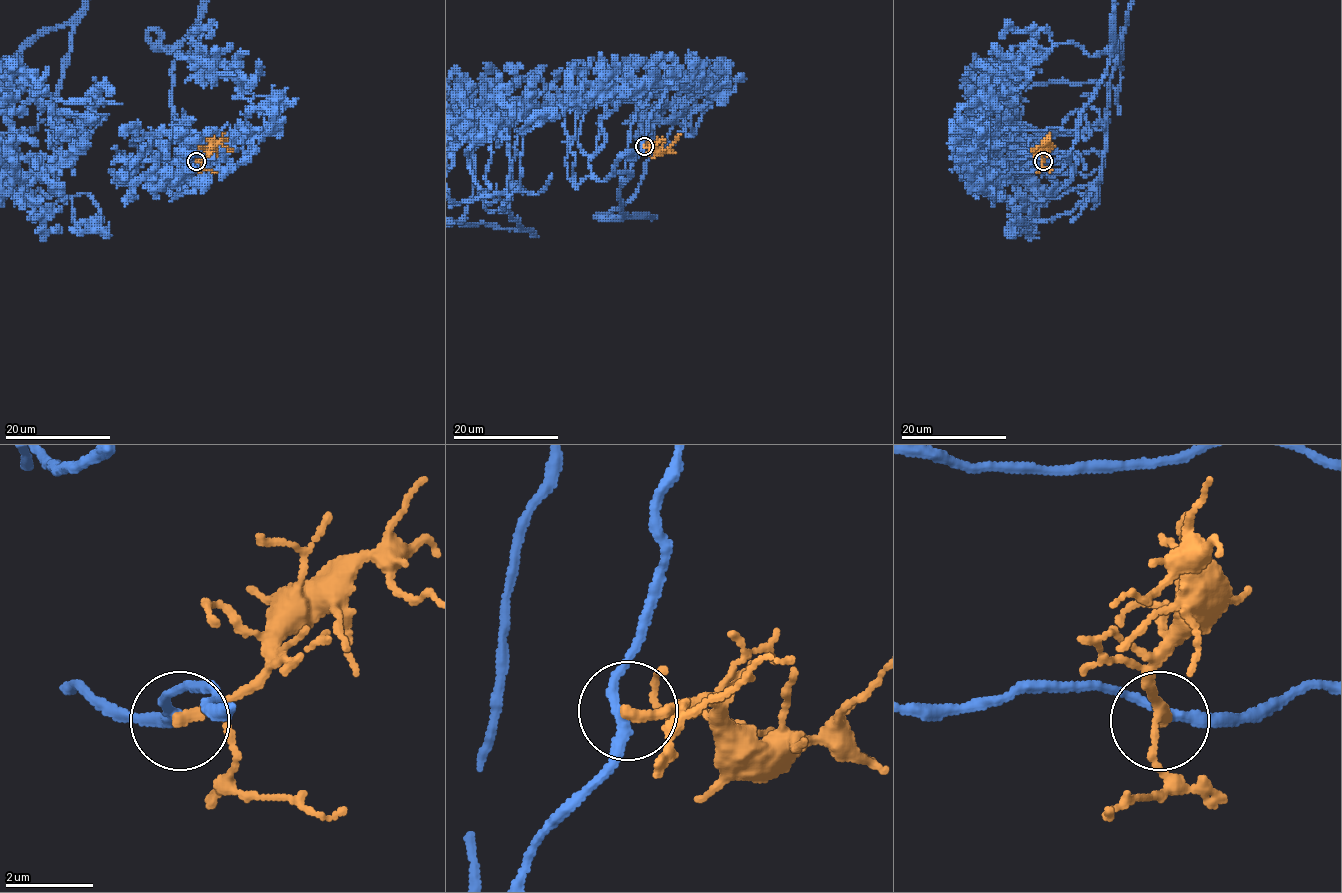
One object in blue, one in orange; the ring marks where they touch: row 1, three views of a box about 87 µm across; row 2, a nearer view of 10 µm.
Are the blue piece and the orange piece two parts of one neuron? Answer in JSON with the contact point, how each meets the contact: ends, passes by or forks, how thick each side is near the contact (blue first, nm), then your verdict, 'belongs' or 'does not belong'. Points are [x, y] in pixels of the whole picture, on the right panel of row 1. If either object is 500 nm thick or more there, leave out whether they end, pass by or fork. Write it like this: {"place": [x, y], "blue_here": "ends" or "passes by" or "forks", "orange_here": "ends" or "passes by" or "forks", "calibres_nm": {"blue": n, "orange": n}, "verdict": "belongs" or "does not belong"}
{"place": [1043, 161], "blue_here": "passes by", "orange_here": "passes by", "calibres_nm": {"blue": 240, "orange": 200}, "verdict": "does not belong"}

